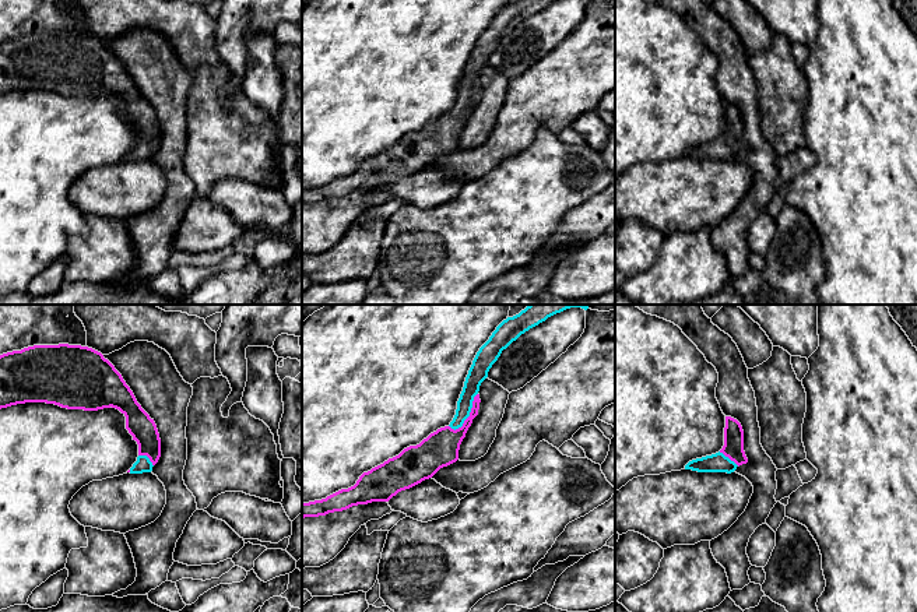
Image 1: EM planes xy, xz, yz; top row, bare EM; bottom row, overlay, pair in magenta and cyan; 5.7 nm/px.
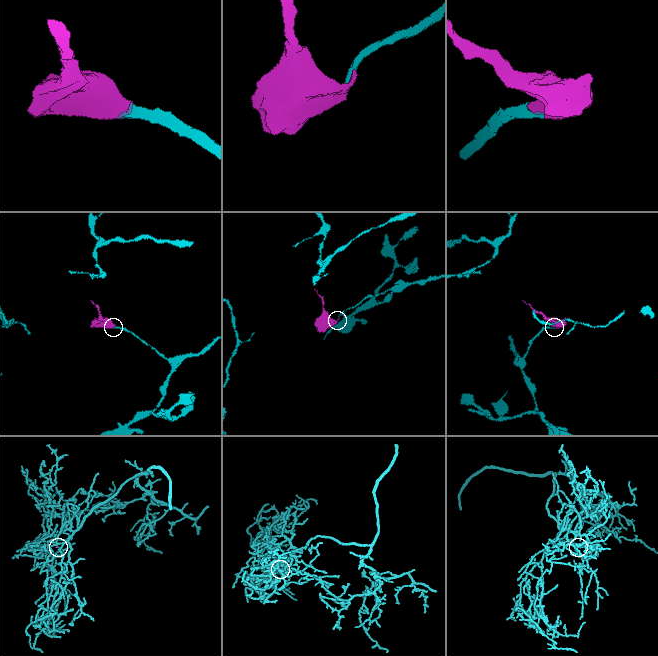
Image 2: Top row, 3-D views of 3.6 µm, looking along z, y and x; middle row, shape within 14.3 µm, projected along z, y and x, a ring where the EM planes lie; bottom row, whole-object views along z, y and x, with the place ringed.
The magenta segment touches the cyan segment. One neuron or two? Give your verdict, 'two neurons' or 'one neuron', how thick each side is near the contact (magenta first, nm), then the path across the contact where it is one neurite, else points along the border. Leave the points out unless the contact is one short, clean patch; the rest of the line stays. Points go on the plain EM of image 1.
one neuron; 190 nm thick on the magenta side, 110 nm on the other; runs through xz (442, 134), (470, 101), (470, 76), (478, 59)

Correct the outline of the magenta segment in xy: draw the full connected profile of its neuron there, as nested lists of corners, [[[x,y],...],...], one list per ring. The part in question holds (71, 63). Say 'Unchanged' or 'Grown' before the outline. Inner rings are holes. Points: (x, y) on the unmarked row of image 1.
Grown. [[[68,31],[34,32],[0,42],[0,96],[25,89],[84,98],[116,95],[126,103],[126,116],[138,131],[138,144],[130,161],[151,159],[161,144],[161,126],[154,106],[137,89],[115,53],[92,35]]]

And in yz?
Grown. [[[725,103],[724,133],[712,143],[696,145],[685,152],[685,156],[698,159],[734,159],[739,152],[746,151],[748,145],[744,138],[744,117],[741,110]]]

